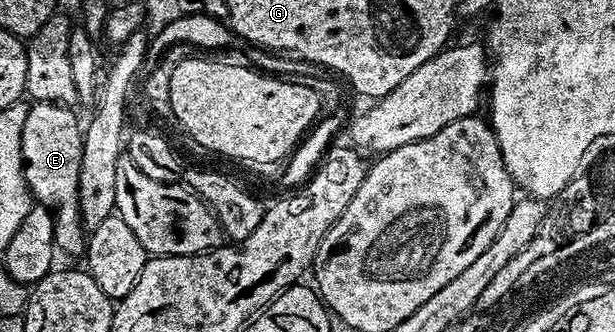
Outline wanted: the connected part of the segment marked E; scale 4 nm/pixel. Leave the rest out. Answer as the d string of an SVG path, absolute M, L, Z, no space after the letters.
M33 102L21 133L21 155L26 185L31 196L51 208L54 217L53 237L59 252L81 256L85 252L86 231L78 211L78 183L82 127L73 108L65 104Z

